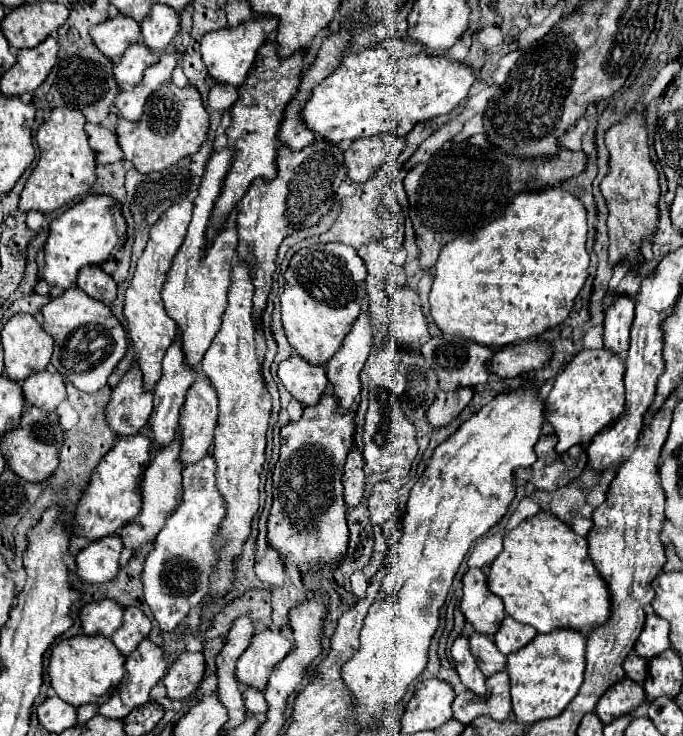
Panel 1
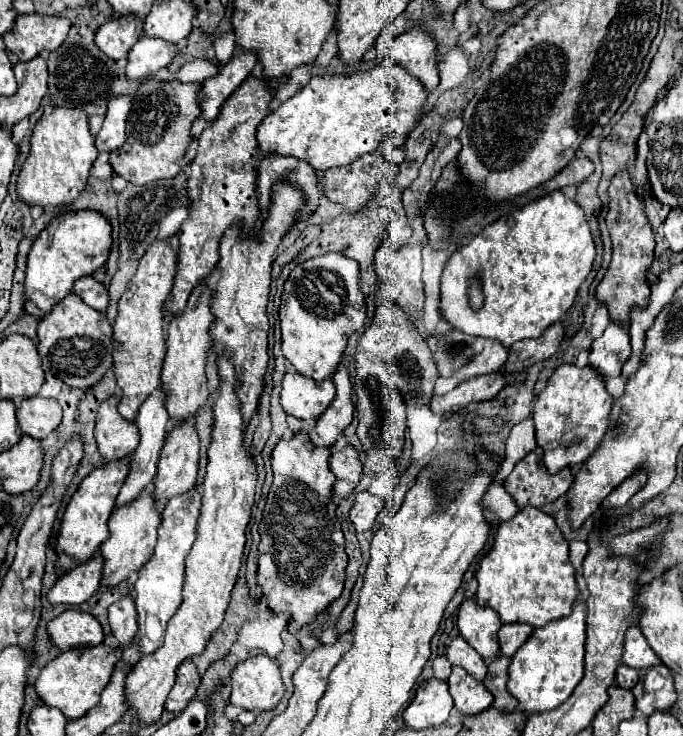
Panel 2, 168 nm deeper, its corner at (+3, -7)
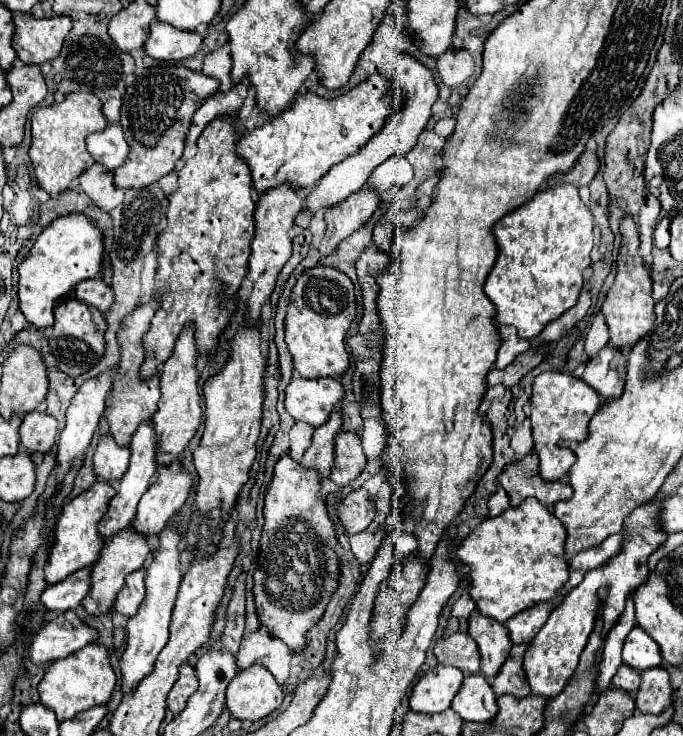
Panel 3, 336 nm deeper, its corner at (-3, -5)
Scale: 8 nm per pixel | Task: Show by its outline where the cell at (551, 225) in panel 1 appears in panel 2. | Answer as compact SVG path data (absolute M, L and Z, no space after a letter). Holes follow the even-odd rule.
M560 190L550 192L544 198L508 210L498 220L484 226L482 232L468 244L456 248L442 272L440 314L452 328L468 336L498 340L506 348L524 338L538 338L548 326L562 320L562 316L574 304L580 284L592 270L594 256L594 240L582 208L574 200L566 198ZM472 280L478 280L484 294L484 306L480 310L470 308L466 290Z

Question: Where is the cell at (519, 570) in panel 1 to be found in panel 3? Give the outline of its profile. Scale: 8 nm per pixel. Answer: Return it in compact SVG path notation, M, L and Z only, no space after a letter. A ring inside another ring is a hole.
M532 498L478 524L456 550L458 560L470 568L470 598L478 612L504 624L514 614L554 598L568 580L564 542L566 528Z

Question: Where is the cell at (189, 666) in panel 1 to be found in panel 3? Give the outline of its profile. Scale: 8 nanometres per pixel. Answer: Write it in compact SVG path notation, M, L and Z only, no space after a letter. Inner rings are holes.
M182 664L180 666L180 676L176 680L176 684L172 686L170 694L168 694L168 708L174 714L180 714L186 706L186 700L196 692L198 688L198 676L196 676L196 668L190 664Z

